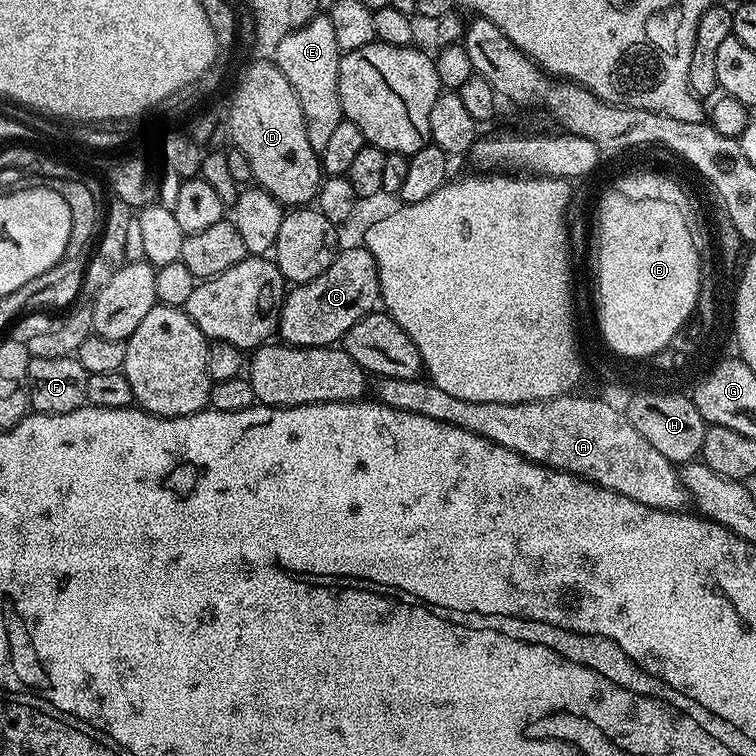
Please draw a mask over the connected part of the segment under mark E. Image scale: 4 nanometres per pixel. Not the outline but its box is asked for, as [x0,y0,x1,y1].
[274,14,344,154]

